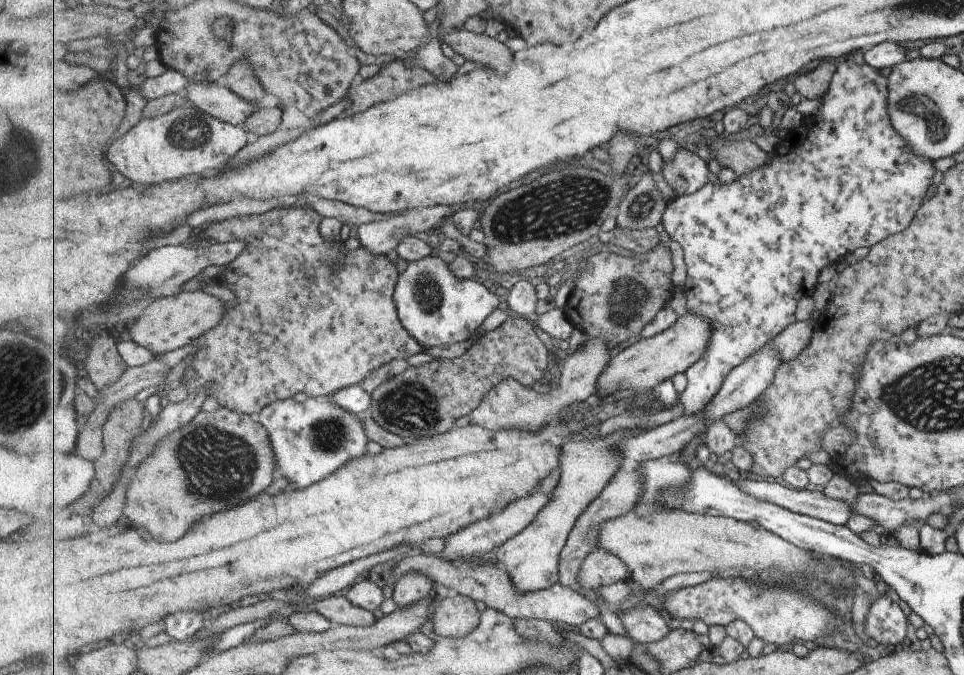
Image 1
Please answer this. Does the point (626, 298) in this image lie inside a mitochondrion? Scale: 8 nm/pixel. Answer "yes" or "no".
yes

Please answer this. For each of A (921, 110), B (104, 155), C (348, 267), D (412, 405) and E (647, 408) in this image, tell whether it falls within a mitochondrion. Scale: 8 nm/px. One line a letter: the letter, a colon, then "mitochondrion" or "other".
A: mitochondrion
B: other
C: other
D: mitochondrion
E: other

